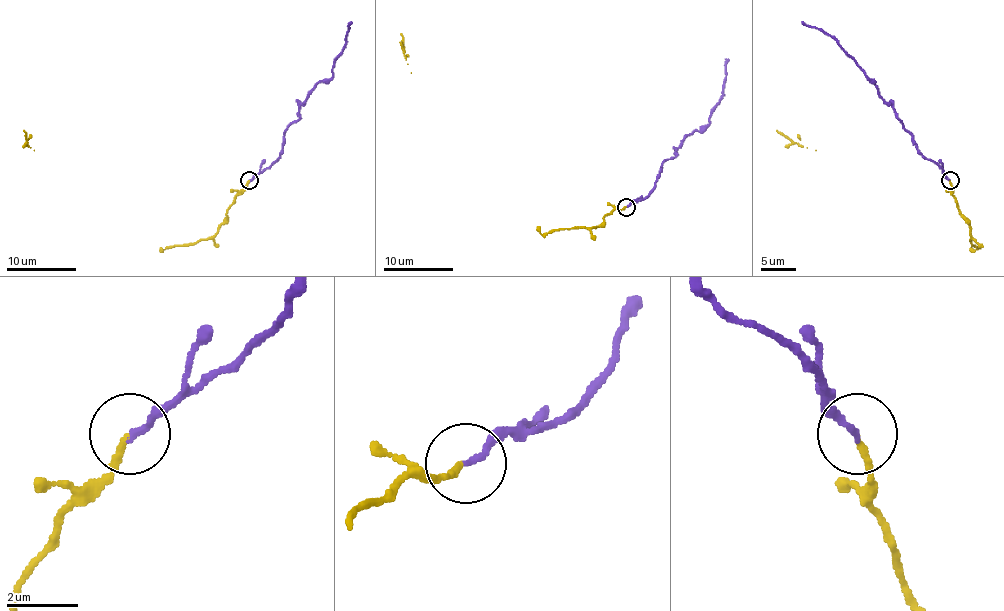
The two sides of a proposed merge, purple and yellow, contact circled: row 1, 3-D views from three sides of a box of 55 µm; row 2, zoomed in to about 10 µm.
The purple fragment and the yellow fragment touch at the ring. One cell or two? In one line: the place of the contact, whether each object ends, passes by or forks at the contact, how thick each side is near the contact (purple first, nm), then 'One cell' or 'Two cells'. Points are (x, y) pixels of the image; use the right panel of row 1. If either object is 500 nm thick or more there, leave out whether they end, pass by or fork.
Place: (950, 180). At the ring purple ends. At the ring yellow ends. Thickness 190 nm (purple) against 160 nm. One cell

